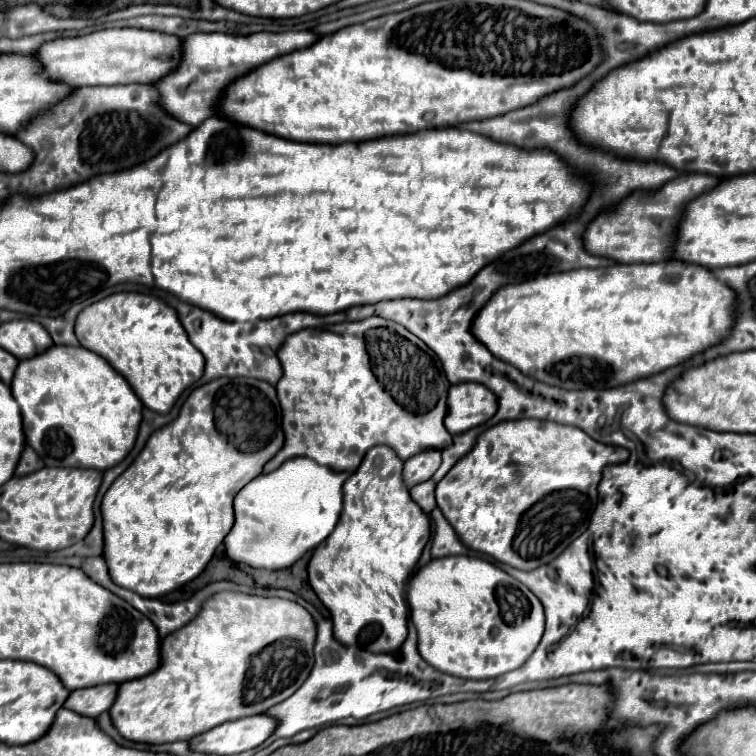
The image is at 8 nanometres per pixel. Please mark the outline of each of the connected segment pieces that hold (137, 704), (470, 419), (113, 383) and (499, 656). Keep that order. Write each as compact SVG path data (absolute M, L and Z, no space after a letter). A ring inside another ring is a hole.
M220 591L208 599L196 619L162 639L162 665L140 679L124 681L110 709L110 717L128 741L172 743L192 739L212 727L258 715L288 699L308 679L314 667L316 623L296 601L280 597L260 597L240 591Z
M460 383L450 387L446 405L444 427L456 435L486 423L496 413L498 399L480 383Z
M52 345L48 351L20 361L12 379L12 395L22 409L26 443L48 467L92 467L106 471L118 465L134 447L142 421L142 403L128 381L86 347Z
M478 557L432 559L410 579L408 603L424 661L464 679L494 679L522 667L544 635L544 609L538 597L506 571Z

